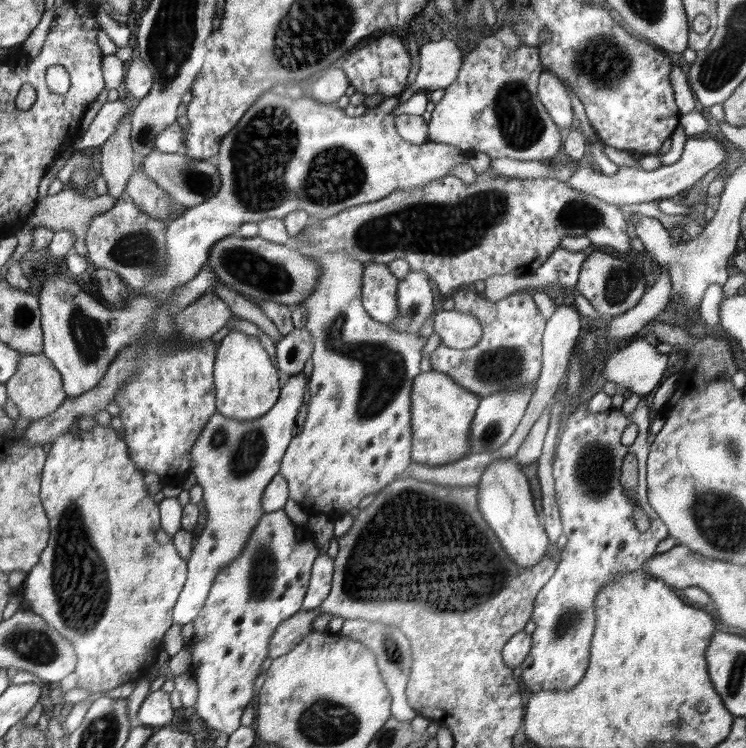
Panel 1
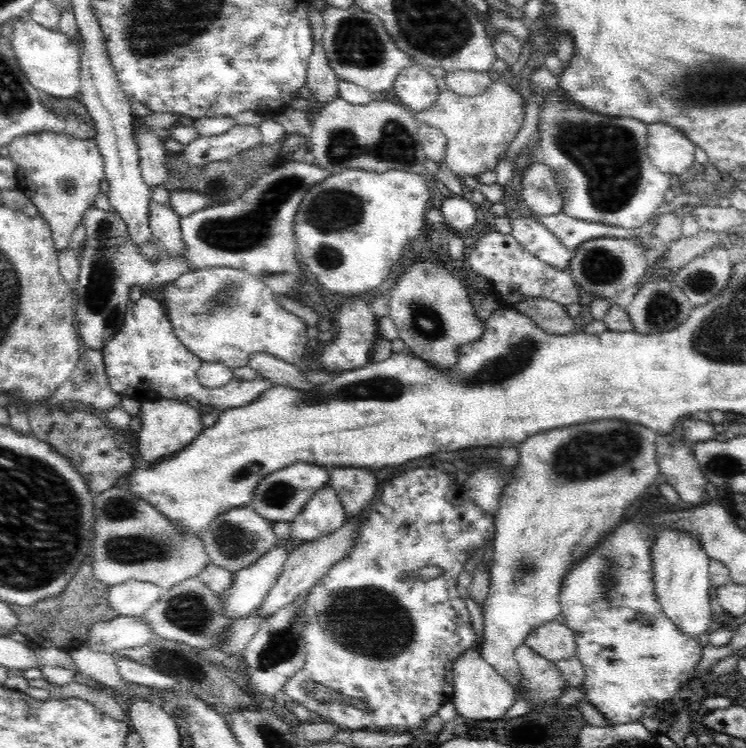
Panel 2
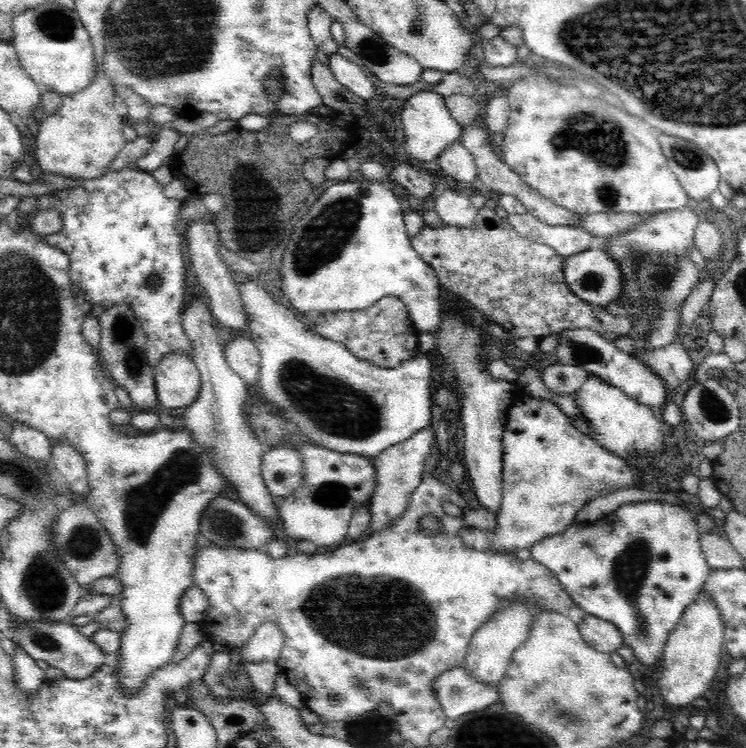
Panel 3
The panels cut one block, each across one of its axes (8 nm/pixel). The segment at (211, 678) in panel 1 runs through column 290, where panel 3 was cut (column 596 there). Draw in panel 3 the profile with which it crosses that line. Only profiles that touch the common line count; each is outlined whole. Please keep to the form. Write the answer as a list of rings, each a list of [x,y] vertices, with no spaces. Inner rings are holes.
[[[660,500],[631,502],[586,526],[574,520],[564,532],[548,536],[528,550],[532,559],[544,564],[556,575],[568,596],[587,615],[616,624],[624,638],[624,646],[629,645],[639,660],[635,663],[640,662],[641,666],[652,669],[661,665],[661,656],[670,634],[689,606],[697,602],[696,596],[703,592],[712,571],[700,546],[696,514],[688,505],[682,507]]]

